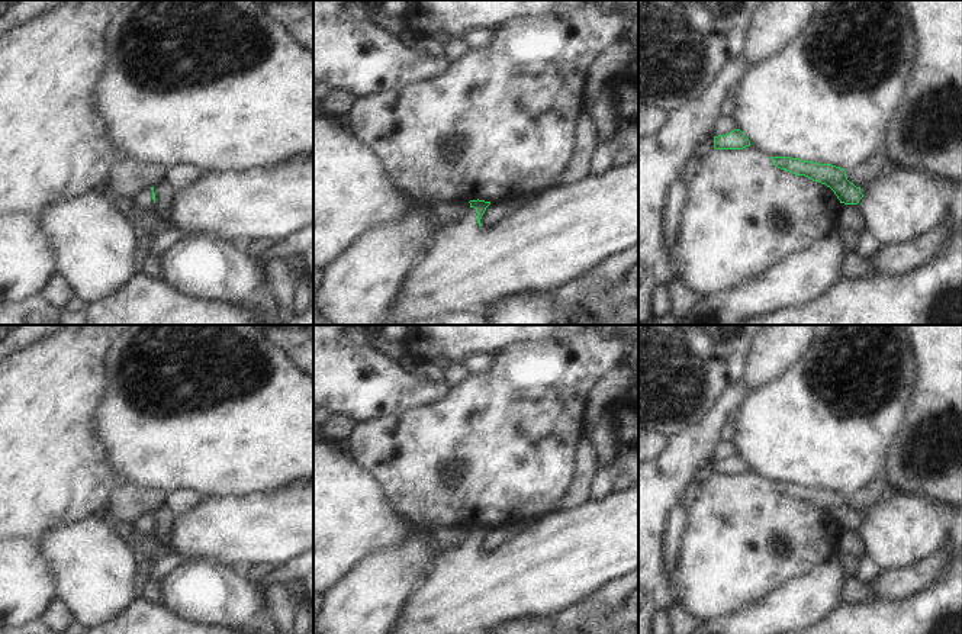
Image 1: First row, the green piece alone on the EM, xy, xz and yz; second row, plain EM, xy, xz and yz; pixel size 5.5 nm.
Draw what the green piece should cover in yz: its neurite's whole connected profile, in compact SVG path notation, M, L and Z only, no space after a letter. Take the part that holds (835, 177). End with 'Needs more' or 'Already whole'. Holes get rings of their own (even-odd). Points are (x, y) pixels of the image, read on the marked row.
M791 157L770 160L781 170L826 184L840 203L856 205L866 231L881 244L917 239L940 225L947 215L950 197L926 173L895 170L862 193L840 167Z. Needs more

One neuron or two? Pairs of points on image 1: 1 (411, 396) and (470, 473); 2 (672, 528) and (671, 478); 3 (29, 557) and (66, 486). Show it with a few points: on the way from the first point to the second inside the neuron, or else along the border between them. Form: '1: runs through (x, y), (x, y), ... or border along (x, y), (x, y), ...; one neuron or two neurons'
1: border along (449, 389), (434, 401), (386, 415); two neurons
2: border along (681, 502), (669, 512), (663, 543); two neurons
3: border along (15, 537), (36, 541); two neurons

